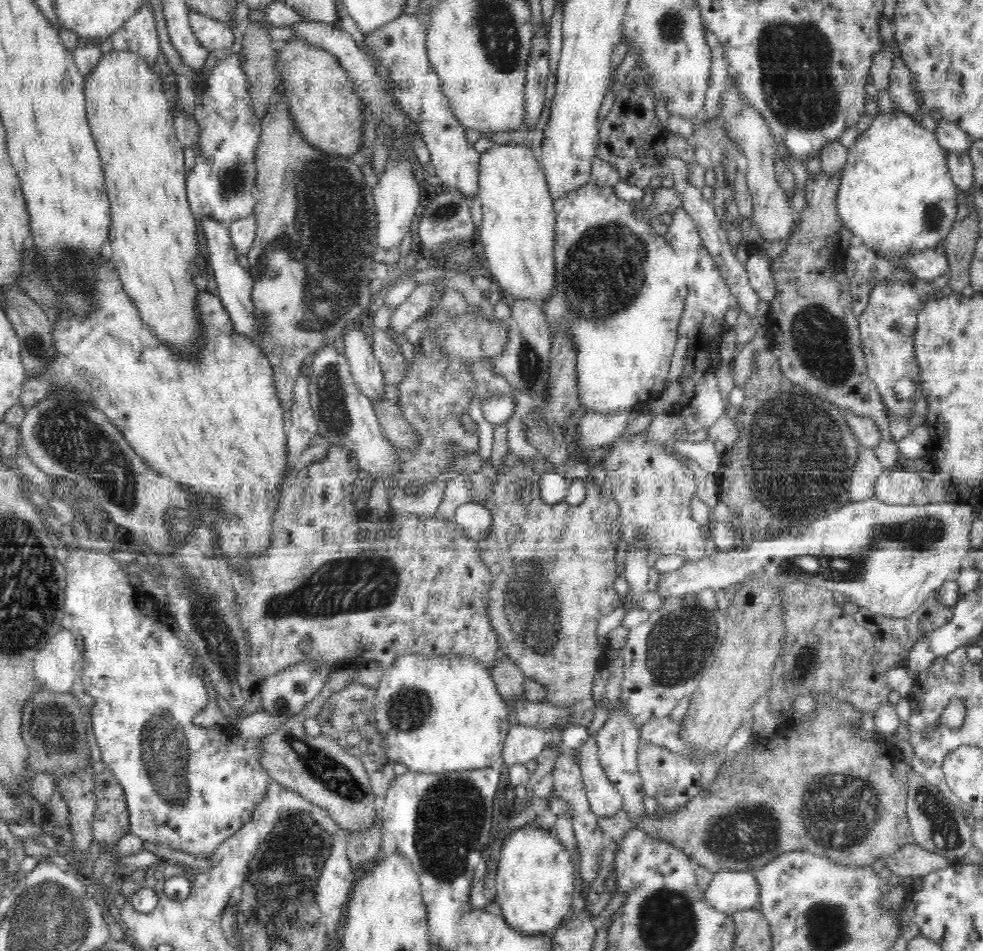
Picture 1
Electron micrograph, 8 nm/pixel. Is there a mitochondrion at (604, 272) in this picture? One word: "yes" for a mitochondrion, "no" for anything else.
yes

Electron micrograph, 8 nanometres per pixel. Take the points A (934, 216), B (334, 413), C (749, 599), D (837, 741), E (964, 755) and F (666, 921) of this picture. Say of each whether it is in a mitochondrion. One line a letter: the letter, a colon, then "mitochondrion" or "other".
A: mitochondrion
B: mitochondrion
C: other
D: other
E: other
F: mitochondrion

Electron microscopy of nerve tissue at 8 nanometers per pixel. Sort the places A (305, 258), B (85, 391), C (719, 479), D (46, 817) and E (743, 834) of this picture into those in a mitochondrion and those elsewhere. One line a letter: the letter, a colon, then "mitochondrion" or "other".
A: mitochondrion
B: mitochondrion
C: other
D: other
E: mitochondrion

